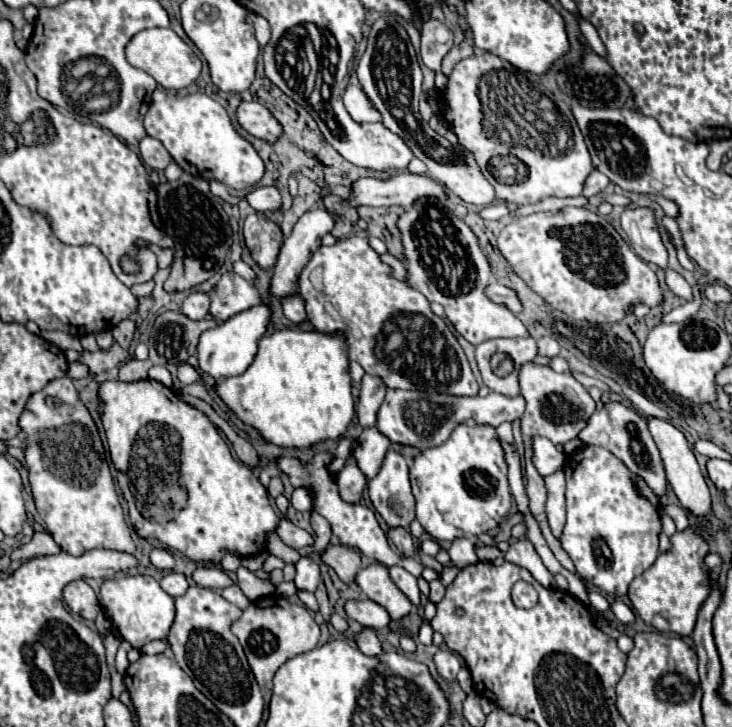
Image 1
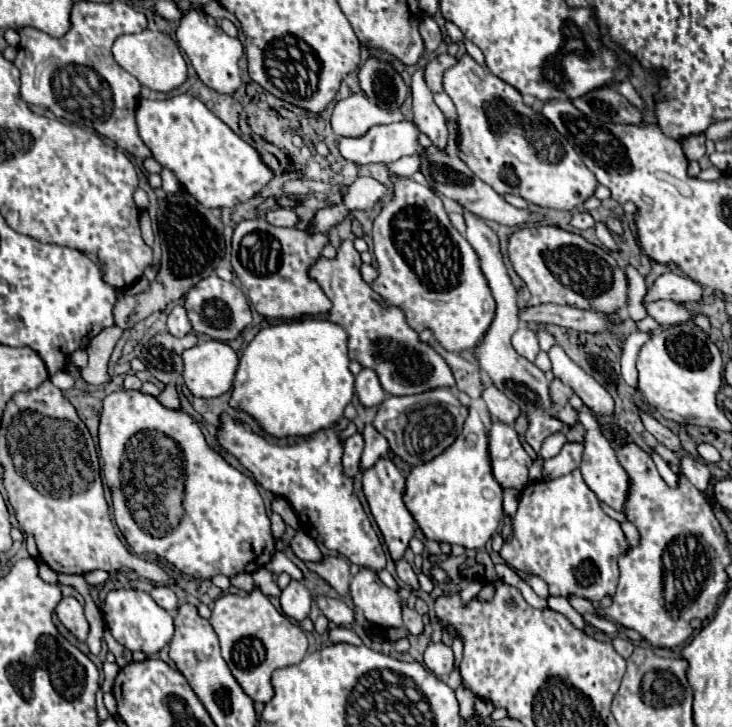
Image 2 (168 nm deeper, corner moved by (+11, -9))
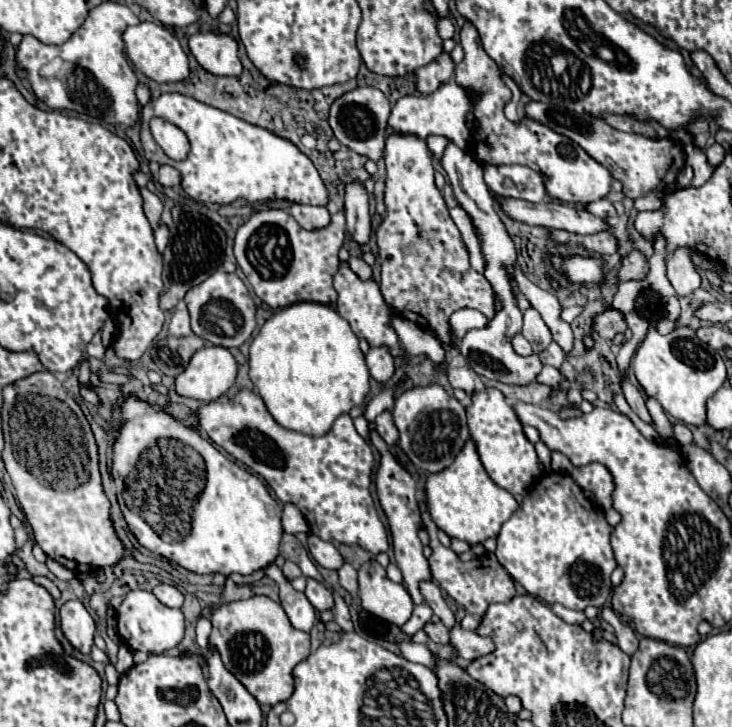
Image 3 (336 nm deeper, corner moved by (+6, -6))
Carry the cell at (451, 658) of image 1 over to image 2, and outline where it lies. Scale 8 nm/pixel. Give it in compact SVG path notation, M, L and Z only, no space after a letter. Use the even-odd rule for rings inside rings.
M444 642L428 644L428 648L424 652L424 664L436 676L446 676L446 674L450 674L450 670L454 670L454 652Z

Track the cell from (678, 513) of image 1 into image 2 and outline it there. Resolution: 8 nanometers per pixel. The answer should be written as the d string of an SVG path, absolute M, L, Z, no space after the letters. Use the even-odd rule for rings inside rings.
M578 412L578 420L582 422L586 436L584 436L584 456L582 456L582 464L580 464L580 472L584 482L588 484L588 488L600 498L604 500L610 508L621 511L626 500L626 490L628 490L628 476L624 472L624 468L618 464L616 454L612 444L600 434L598 430L598 420L592 412Z

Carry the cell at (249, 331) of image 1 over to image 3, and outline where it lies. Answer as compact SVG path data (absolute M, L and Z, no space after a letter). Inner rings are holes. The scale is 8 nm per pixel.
M219 345L201 347L187 369L175 379L177 393L191 399L215 401L237 379L237 361L229 349Z

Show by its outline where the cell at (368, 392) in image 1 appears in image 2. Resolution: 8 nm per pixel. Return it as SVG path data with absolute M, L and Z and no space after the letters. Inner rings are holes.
M362 368L360 374L356 376L356 394L362 406L378 406L386 398L386 392L376 372L372 372L370 368Z

